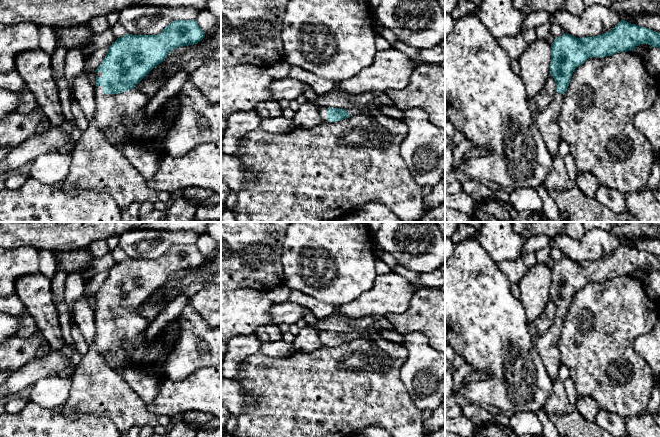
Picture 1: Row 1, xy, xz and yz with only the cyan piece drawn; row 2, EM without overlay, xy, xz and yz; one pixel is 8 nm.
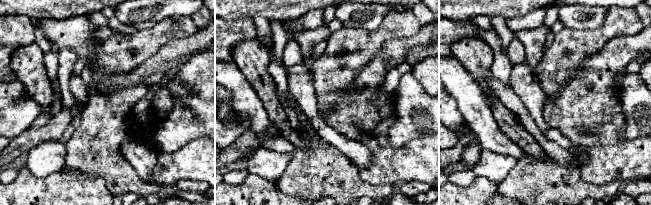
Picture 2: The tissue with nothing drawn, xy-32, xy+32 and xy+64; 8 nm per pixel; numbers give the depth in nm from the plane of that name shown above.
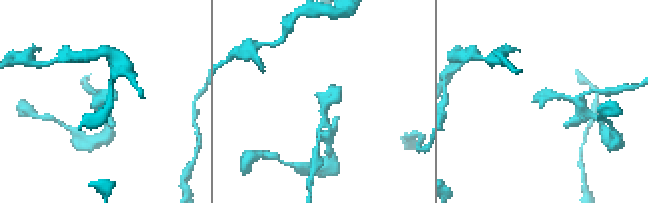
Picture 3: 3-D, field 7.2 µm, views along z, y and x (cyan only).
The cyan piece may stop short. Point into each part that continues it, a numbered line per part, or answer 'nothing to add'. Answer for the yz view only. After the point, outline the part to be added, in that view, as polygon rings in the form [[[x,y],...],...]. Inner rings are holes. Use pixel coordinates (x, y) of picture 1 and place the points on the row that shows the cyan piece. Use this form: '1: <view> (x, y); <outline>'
1: yz (575, 206); [[[556,92],[552,101],[543,110],[538,111],[536,118],[536,126],[553,157],[551,170],[545,178],[543,185],[558,206],[562,222],[638,222],[636,218],[628,212],[612,212],[606,206],[598,202],[595,197],[587,196],[577,184],[571,181],[565,167],[564,158],[558,151],[561,141],[559,114],[563,105],[563,97],[563,94]]]

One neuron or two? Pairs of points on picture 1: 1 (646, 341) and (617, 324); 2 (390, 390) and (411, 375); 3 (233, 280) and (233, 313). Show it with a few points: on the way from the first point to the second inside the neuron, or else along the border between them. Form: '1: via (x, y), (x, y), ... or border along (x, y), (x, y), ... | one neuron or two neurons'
1: border along (649, 332), (635, 339), (635, 350), (645, 359) | two neurons
2: border along (406, 358), (400, 369), (400, 380), (412, 402) | two neurons
3: border along (257, 289), (235, 288), (231, 290) | two neurons

